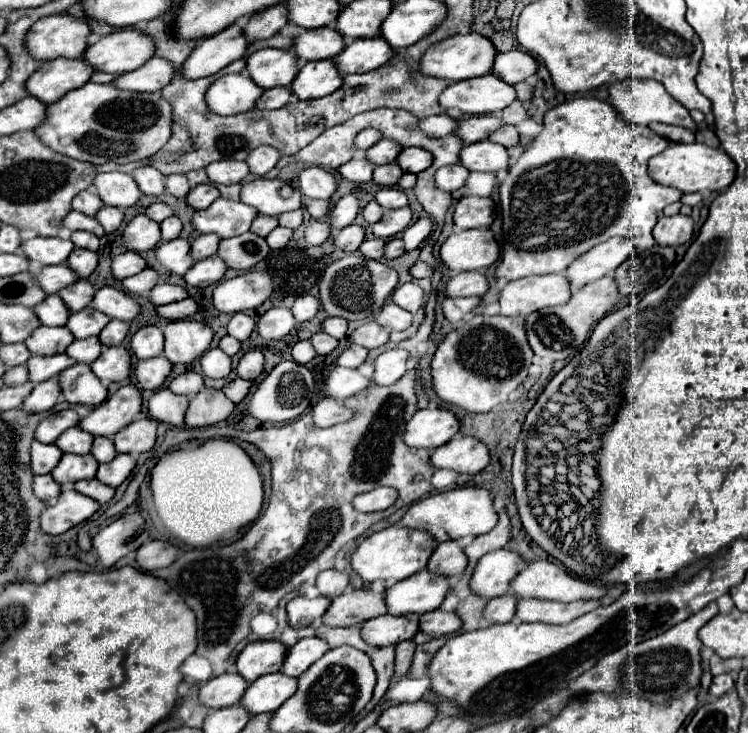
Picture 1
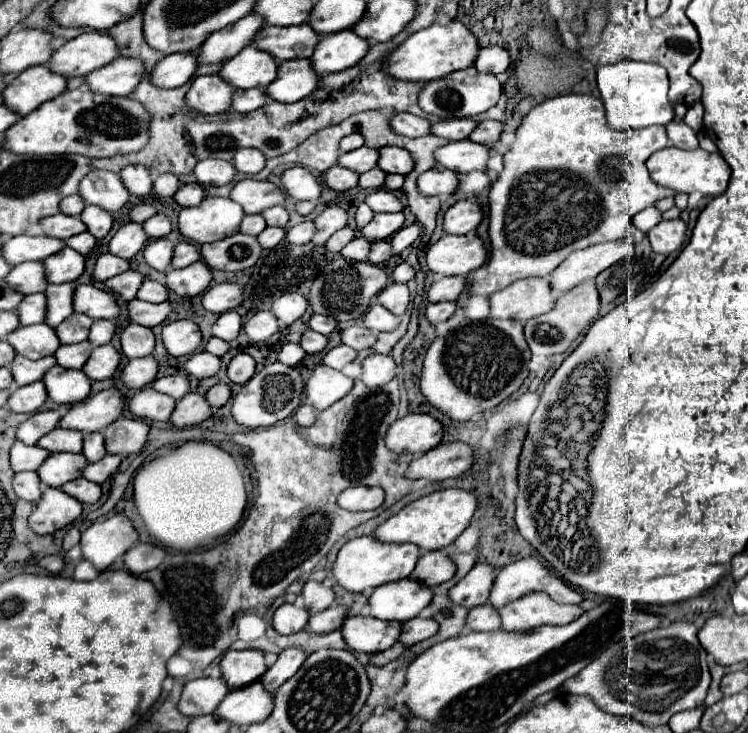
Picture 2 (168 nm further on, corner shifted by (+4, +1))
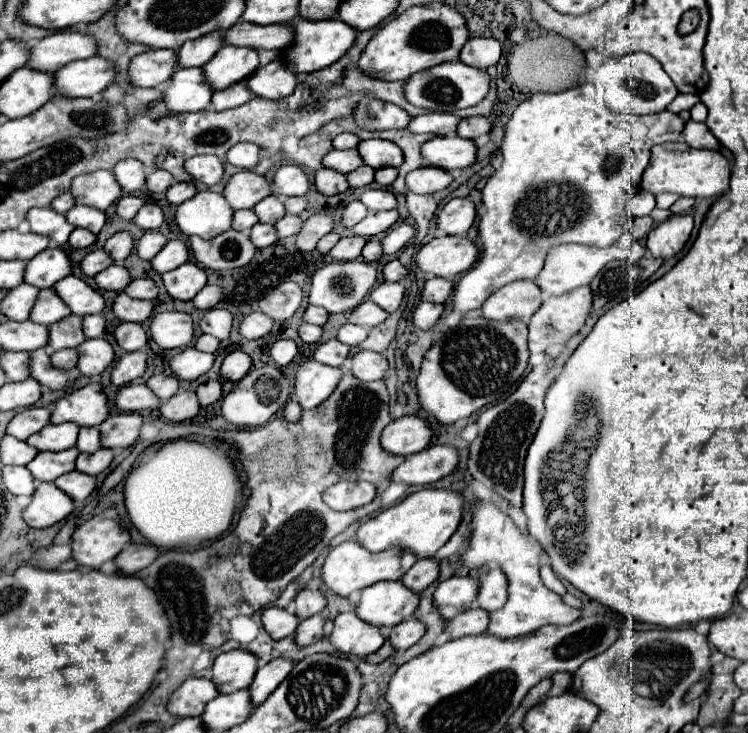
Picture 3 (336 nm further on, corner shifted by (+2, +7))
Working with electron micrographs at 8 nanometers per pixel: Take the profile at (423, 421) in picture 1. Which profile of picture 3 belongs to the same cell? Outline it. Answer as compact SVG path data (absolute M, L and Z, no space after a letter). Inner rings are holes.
M402 416L398 420L392 420L384 428L380 444L384 450L392 454L408 456L424 450L430 444L430 438L432 438L430 422L422 420L420 416Z

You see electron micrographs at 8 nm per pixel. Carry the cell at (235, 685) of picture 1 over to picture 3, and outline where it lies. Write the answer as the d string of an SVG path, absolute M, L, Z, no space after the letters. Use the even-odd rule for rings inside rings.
M188 678L168 702L168 712L174 716L202 716L206 704L218 696L218 690L208 678Z

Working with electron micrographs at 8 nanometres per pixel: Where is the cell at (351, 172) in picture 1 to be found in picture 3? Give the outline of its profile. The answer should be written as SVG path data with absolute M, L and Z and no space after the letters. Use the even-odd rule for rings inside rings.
M320 168L316 172L314 184L316 184L318 192L322 192L326 196L332 196L332 194L340 194L348 188L348 178L346 178L346 174L336 172L332 168Z

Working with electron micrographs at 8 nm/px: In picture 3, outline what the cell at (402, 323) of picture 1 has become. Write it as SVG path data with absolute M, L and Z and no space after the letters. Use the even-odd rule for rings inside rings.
M372 300L362 302L362 304L360 304L358 308L354 308L352 314L350 314L350 322L352 322L352 324L360 324L360 326L364 326L364 328L378 326L378 324L382 324L386 318L388 318L388 312L382 310L380 306L376 306L376 304L372 304Z

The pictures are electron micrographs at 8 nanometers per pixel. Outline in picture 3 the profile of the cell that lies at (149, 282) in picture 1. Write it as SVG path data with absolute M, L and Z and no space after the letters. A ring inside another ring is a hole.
M114 264L106 268L106 272L100 272L94 276L94 282L100 290L114 290L114 292L124 292L126 286L132 282L130 272L122 264Z

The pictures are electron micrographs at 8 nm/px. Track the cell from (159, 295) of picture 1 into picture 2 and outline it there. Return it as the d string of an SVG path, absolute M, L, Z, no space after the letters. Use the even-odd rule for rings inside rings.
M144 280L138 294L136 294L138 300L146 300L146 302L166 302L168 300L168 288L154 282L154 280Z

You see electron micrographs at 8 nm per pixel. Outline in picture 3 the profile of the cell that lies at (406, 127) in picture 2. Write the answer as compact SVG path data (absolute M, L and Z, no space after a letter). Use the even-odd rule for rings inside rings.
M368 100L356 106L354 110L356 124L364 130L390 130L390 128L406 128L412 120L406 110L396 104Z

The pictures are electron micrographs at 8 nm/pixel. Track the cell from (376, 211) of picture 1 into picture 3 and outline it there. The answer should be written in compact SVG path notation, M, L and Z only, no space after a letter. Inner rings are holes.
M354 200L346 206L344 214L342 214L342 222L346 228L352 228L354 224L358 224L360 220L364 220L368 216L368 208L360 202L360 200Z

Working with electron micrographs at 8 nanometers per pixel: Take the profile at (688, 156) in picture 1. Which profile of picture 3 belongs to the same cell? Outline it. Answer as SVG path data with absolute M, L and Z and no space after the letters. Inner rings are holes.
M682 140L672 144L660 144L652 148L650 166L644 172L642 188L652 194L674 192L678 196L720 196L728 190L728 182L732 176L732 164L718 150L698 150L686 146Z

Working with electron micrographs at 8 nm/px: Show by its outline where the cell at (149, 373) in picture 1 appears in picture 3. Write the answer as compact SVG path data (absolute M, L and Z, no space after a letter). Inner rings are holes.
M142 350L124 354L112 370L112 384L114 386L126 386L132 380L140 378L146 372L146 360L148 360L148 354Z

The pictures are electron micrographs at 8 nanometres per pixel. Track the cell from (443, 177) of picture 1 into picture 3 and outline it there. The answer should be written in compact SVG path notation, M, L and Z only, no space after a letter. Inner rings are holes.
M428 166L428 168L412 170L406 176L406 186L414 194L434 194L434 192L440 192L440 190L448 188L452 180L454 178L452 178L452 174L448 170Z

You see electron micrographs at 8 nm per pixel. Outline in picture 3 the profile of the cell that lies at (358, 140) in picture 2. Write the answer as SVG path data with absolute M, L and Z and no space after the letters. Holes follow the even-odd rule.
M344 132L344 134L336 136L332 144L334 144L336 150L348 150L348 148L356 148L360 144L360 138L352 132Z

